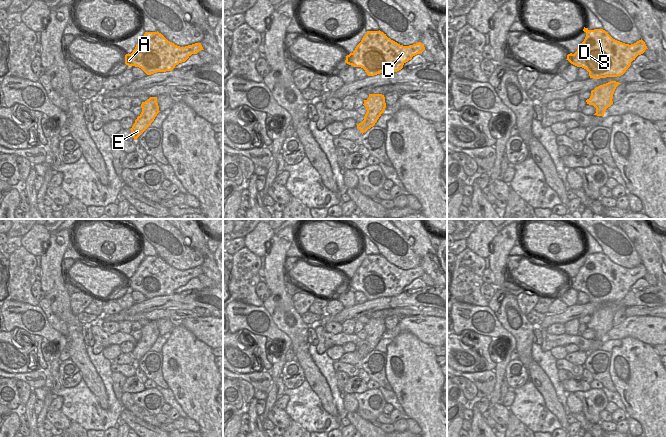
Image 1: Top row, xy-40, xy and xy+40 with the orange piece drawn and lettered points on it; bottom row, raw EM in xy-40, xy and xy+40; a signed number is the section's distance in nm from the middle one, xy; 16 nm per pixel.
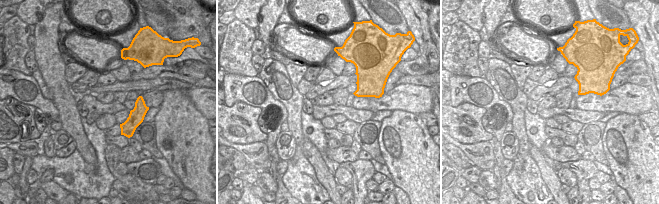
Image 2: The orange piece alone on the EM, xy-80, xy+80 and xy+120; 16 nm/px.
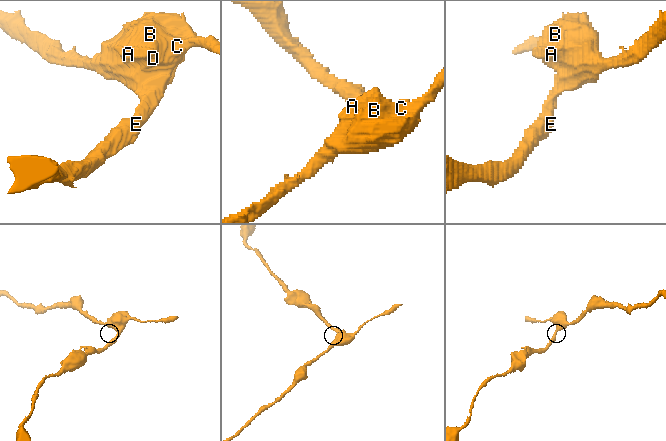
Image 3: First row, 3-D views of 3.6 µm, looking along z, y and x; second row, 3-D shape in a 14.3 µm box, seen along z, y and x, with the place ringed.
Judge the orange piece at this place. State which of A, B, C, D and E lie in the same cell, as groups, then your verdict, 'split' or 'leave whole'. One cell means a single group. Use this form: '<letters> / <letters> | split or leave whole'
A B C D E | leave whole

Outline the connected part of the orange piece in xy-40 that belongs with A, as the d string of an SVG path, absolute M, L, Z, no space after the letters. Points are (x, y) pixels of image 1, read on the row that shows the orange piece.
M145 32L131 54L125 55L125 64L141 68L147 75L172 71L192 54L204 50L201 43L180 47L168 41L161 33Z

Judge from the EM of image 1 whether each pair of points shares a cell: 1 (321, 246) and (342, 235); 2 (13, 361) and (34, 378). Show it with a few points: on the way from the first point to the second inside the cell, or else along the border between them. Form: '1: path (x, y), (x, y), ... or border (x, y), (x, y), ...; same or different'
1: path (326, 241), (337, 240); same
2: border (45, 370), (10, 373); different

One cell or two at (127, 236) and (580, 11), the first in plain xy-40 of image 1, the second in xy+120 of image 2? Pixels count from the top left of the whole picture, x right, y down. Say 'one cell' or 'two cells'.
two cells

